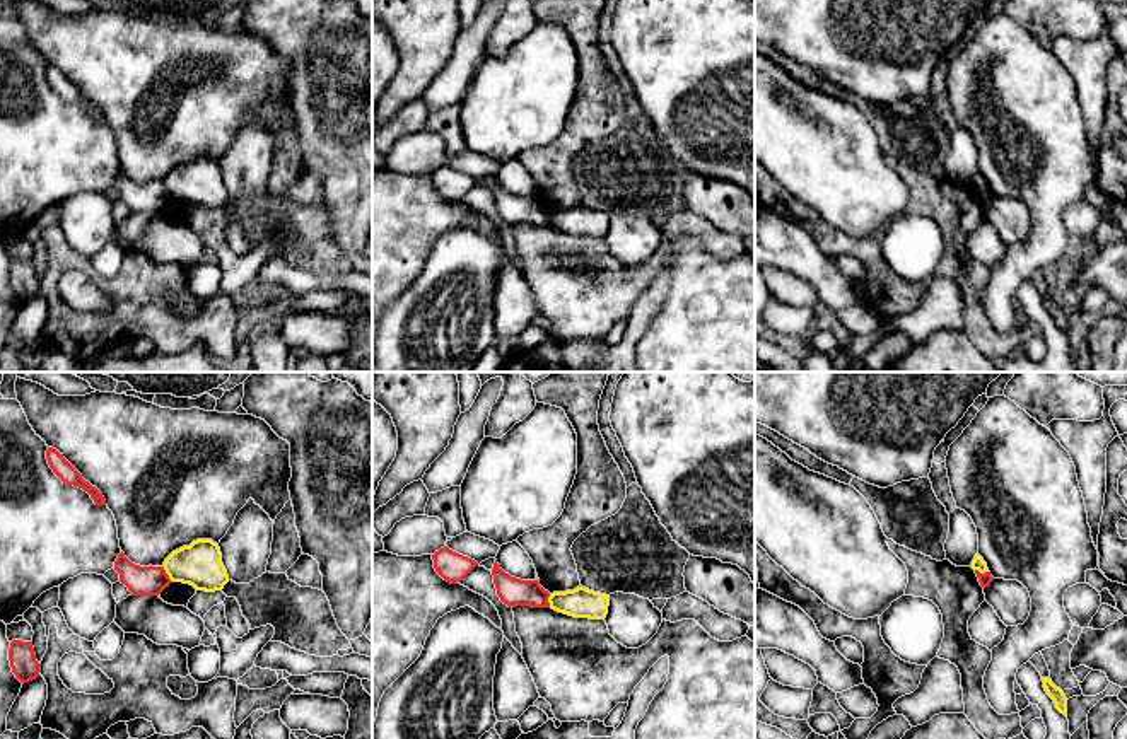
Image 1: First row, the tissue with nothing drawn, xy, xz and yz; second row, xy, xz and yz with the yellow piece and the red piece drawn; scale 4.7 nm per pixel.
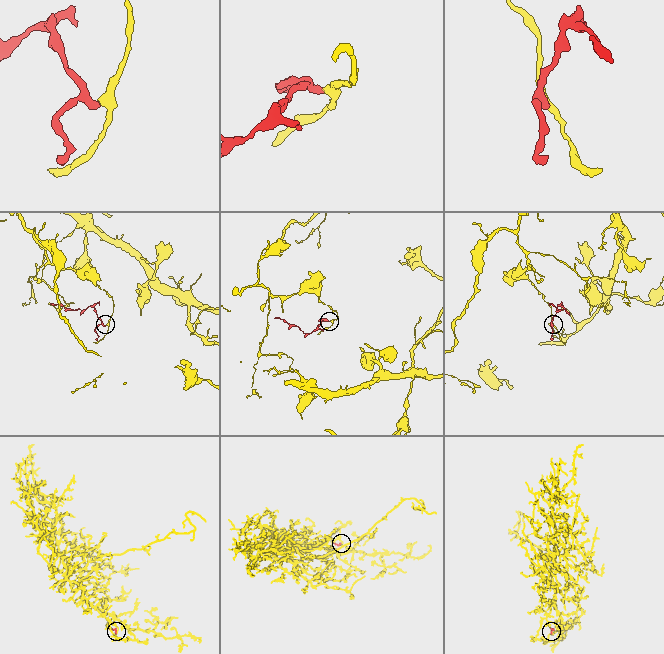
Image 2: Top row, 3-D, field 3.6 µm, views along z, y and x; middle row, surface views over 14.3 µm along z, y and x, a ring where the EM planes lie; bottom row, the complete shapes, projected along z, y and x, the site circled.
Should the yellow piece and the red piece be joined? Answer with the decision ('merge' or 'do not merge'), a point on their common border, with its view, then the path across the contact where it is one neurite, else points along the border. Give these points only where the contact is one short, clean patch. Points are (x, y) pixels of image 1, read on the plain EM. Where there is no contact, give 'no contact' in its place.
do not merge; meets yellow in xy at (166, 190); border along xy (163, 183), (171, 197)

